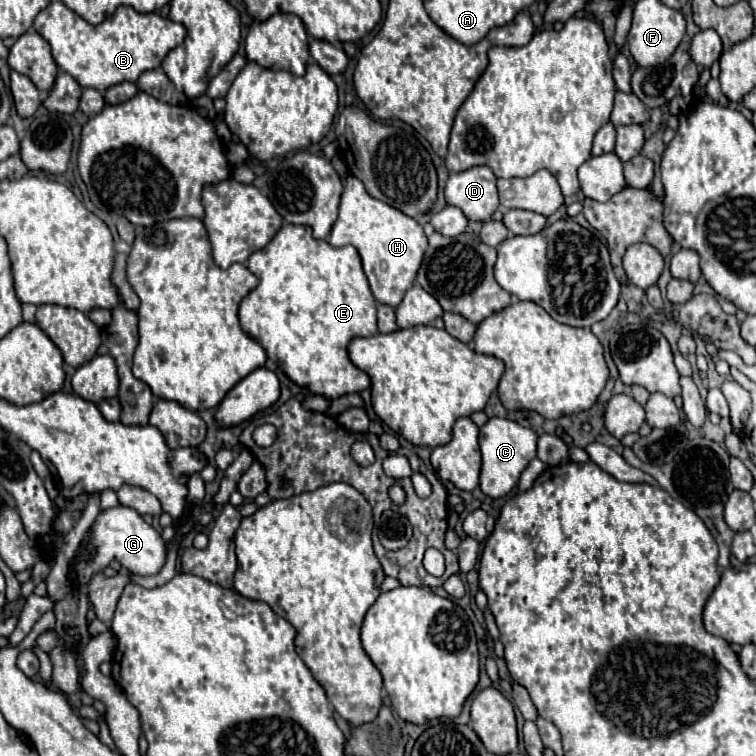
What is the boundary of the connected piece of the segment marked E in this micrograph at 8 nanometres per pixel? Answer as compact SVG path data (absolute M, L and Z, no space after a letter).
M282 225L276 237L260 251L254 251L246 267L258 277L258 287L252 289L240 303L240 327L258 341L268 355L276 355L290 381L308 387L314 395L338 399L340 395L358 393L370 387L370 377L360 371L348 357L348 343L354 337L370 337L378 333L376 301L362 271L362 261L354 247L334 249L326 241L312 237L308 225Z

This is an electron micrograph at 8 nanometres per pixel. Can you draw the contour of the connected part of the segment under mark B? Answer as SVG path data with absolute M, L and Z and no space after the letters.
M52 1L34 19L34 29L52 47L58 67L70 73L82 87L104 93L122 81L136 81L144 71L160 67L168 51L178 47L186 37L186 27L158 13L138 13L134 7L120 5L112 17L100 25L90 25L70 11L62 1Z

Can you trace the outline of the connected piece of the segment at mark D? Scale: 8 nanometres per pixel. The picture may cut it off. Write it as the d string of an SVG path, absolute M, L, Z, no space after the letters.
M472 167L450 173L444 187L446 203L462 209L470 221L490 221L498 209L496 177L490 167Z

